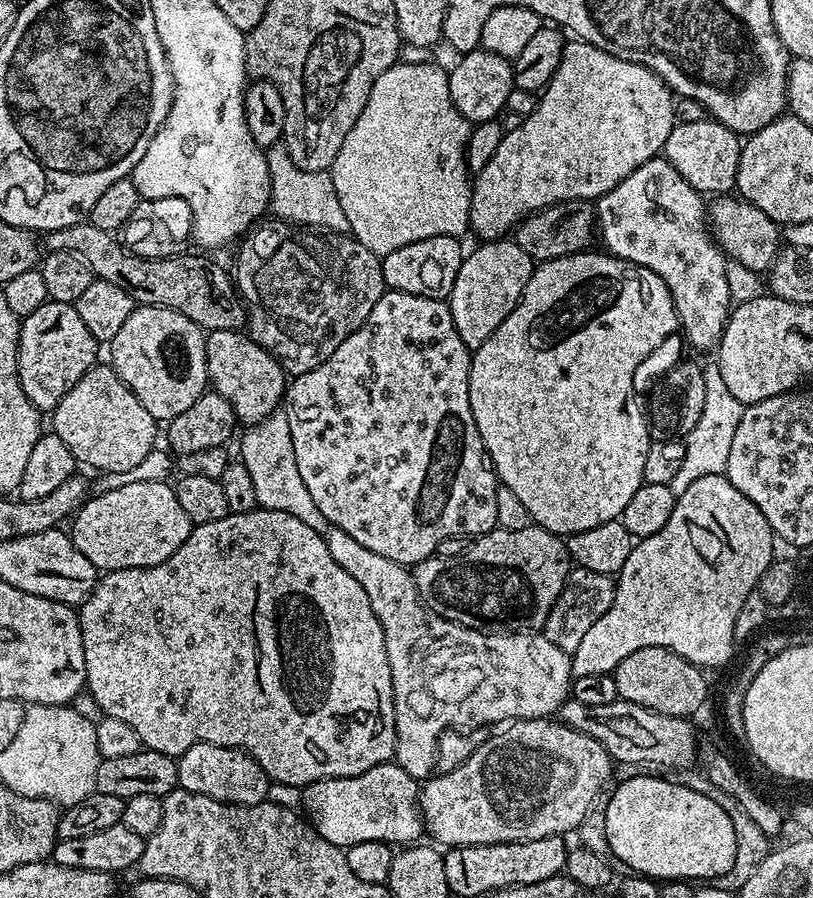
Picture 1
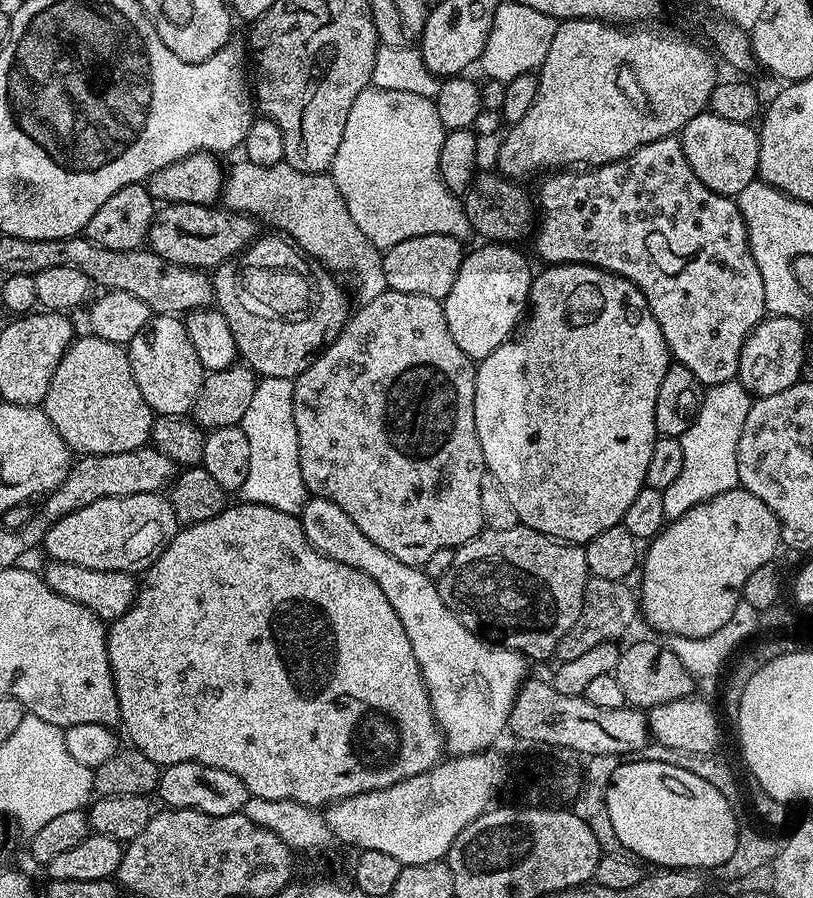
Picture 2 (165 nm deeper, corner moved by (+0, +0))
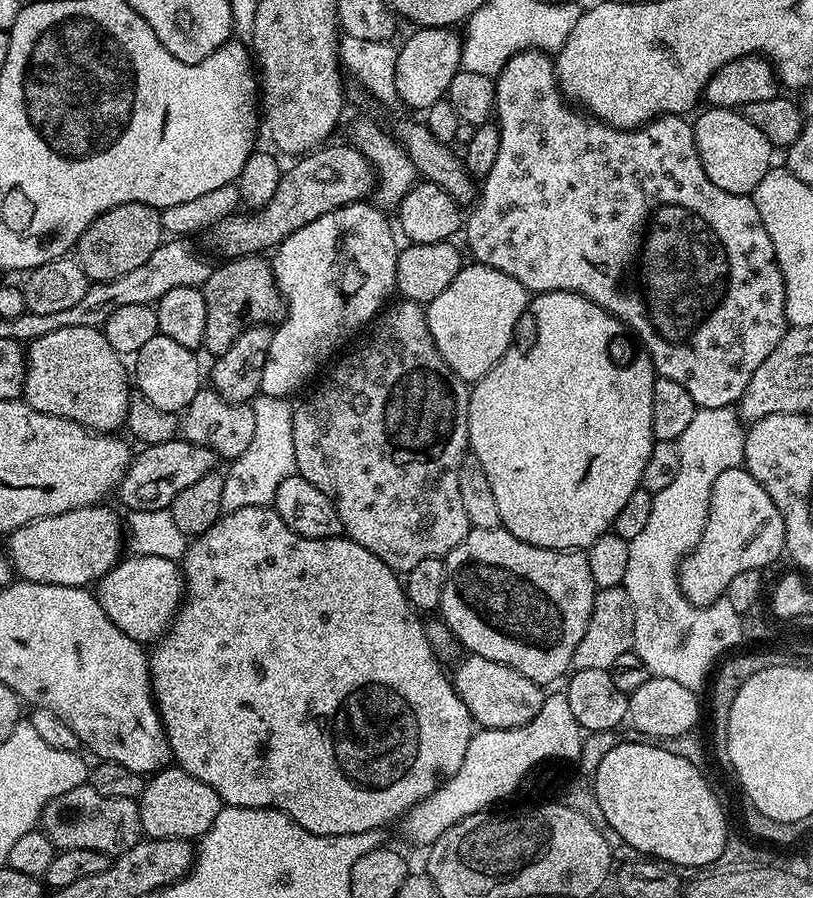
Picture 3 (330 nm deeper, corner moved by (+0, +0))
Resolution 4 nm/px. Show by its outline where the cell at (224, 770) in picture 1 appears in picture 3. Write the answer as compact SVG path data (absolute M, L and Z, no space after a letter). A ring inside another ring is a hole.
M169 766L161 772L149 775L138 803L140 831L147 839L178 838L189 842L210 831L214 818L218 818L222 807L218 793L210 790L206 782L198 782L198 778L186 774L186 770L178 766Z

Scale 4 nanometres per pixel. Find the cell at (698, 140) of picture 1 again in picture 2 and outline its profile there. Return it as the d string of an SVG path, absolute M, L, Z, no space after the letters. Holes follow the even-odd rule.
M705 110L686 122L678 139L686 154L686 162L690 162L690 170L694 170L694 174L698 174L698 178L710 190L734 198L746 190L752 180L757 179L760 137L752 124L729 122Z

